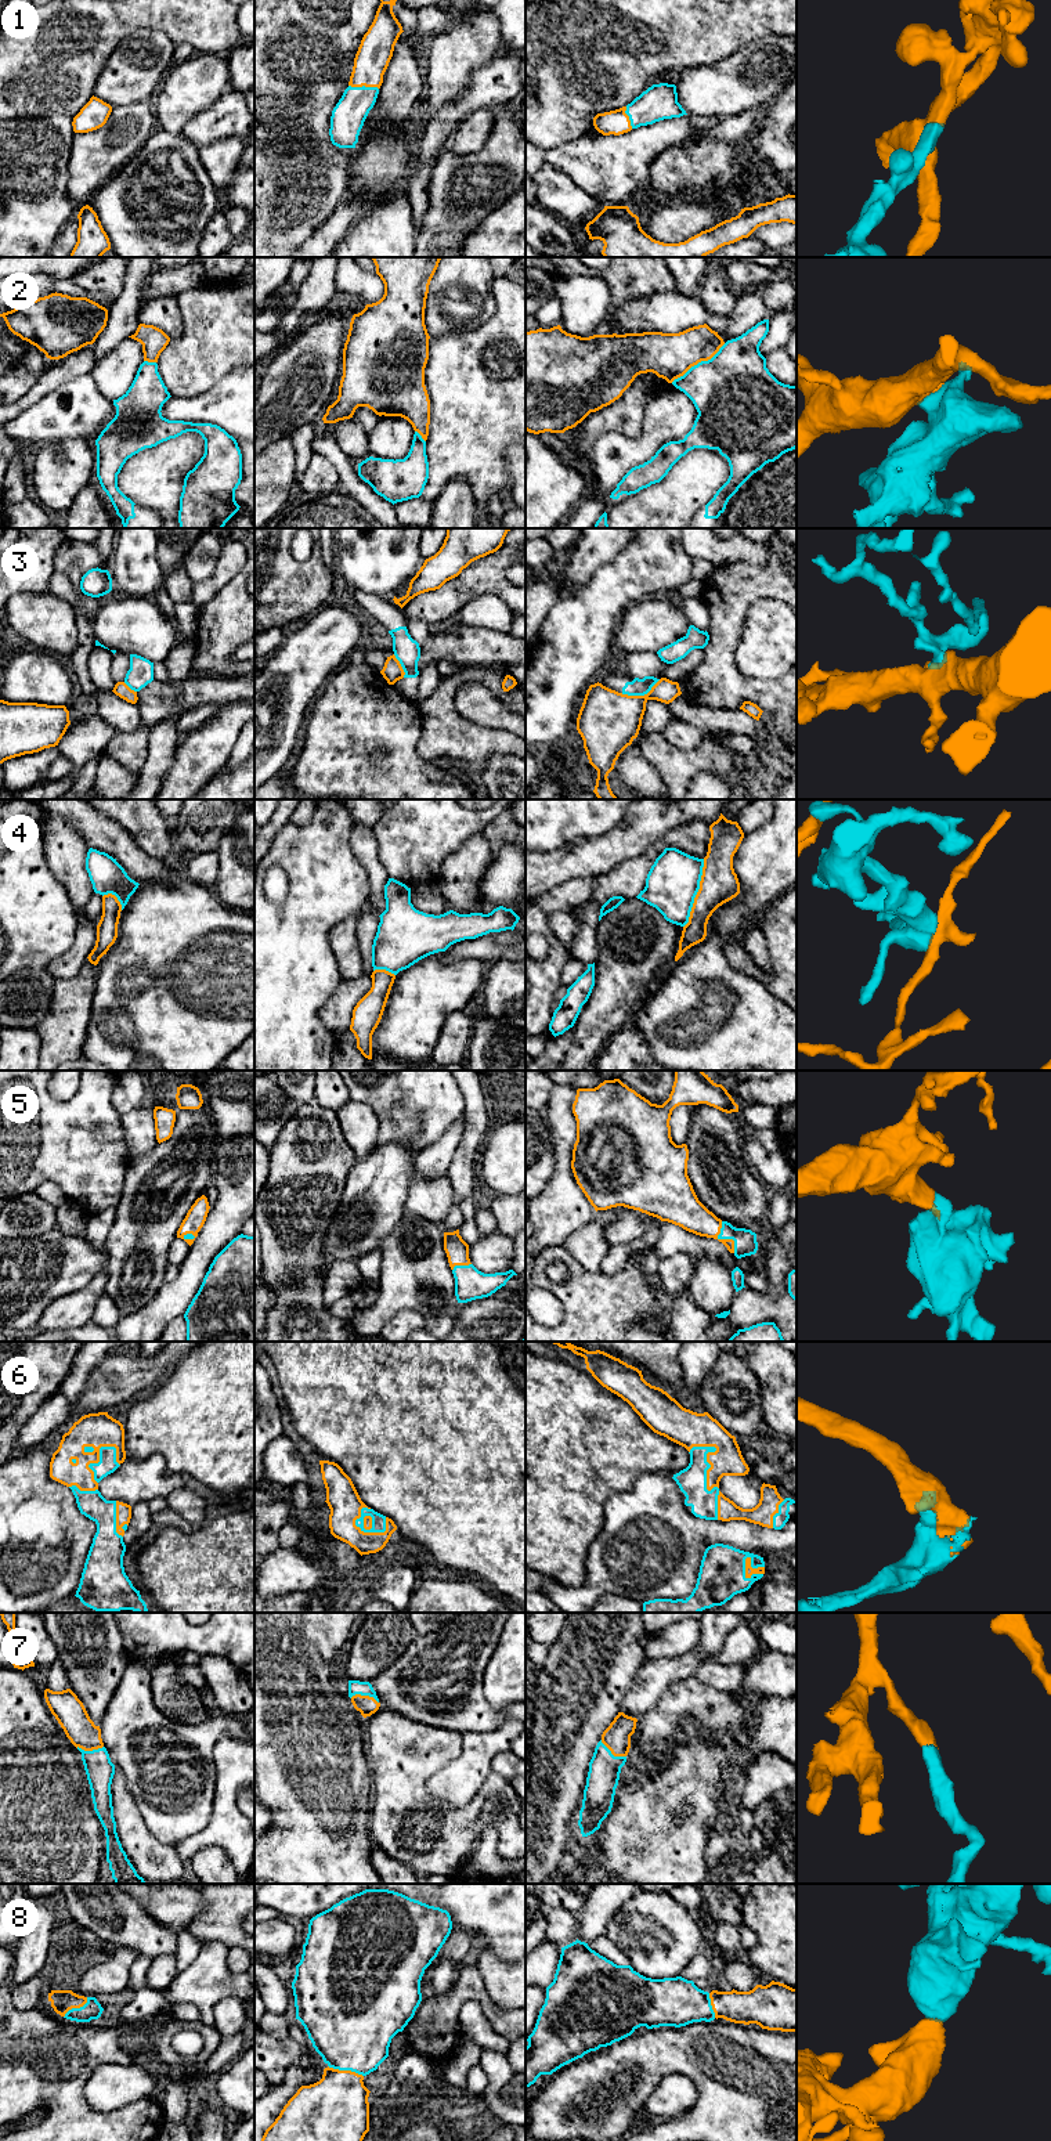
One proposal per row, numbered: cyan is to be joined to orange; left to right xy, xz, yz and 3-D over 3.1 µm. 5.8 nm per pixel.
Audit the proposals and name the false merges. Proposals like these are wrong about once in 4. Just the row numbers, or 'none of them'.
2, 3, 4

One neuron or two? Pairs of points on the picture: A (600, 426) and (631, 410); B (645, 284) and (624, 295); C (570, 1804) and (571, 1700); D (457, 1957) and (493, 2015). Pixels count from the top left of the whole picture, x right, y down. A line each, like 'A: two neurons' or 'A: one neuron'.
A: one neuron
B: one neuron
C: one neuron
D: two neurons

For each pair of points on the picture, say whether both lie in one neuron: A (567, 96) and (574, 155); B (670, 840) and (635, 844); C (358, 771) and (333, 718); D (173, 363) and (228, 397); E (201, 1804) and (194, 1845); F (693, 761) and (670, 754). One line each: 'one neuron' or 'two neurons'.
A: two neurons
B: two neurons
C: one neuron
D: two neurons
E: two neurons
F: one neuron

